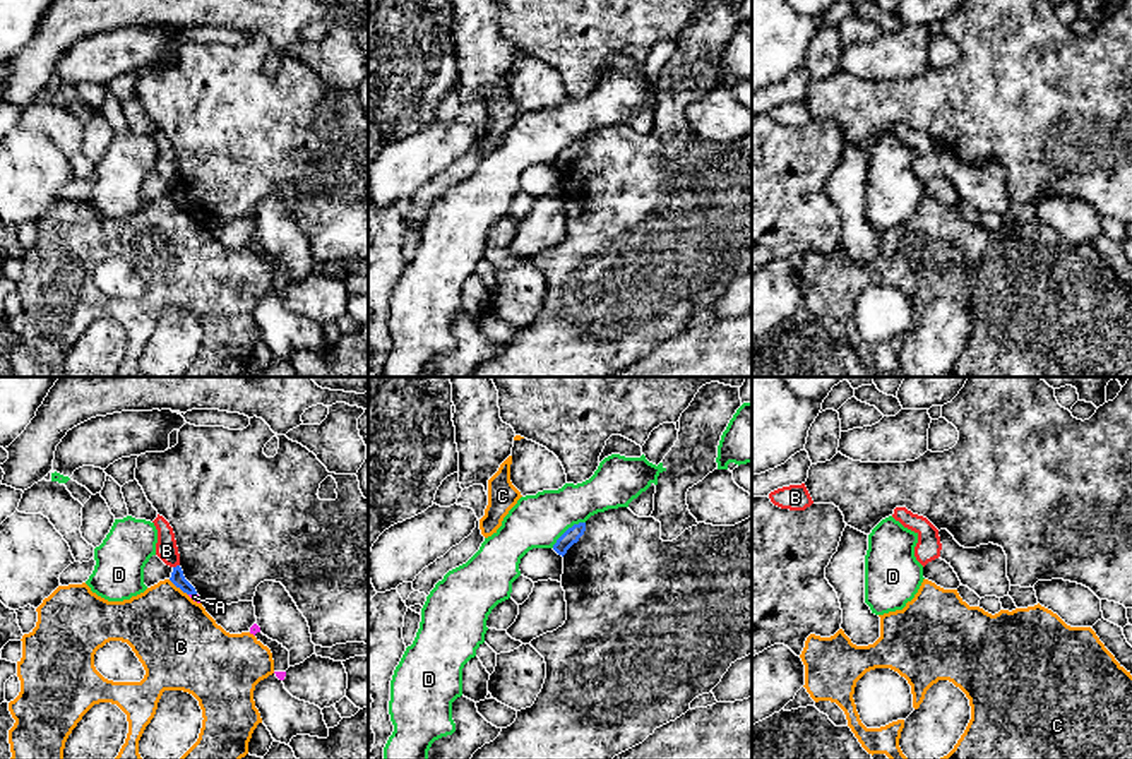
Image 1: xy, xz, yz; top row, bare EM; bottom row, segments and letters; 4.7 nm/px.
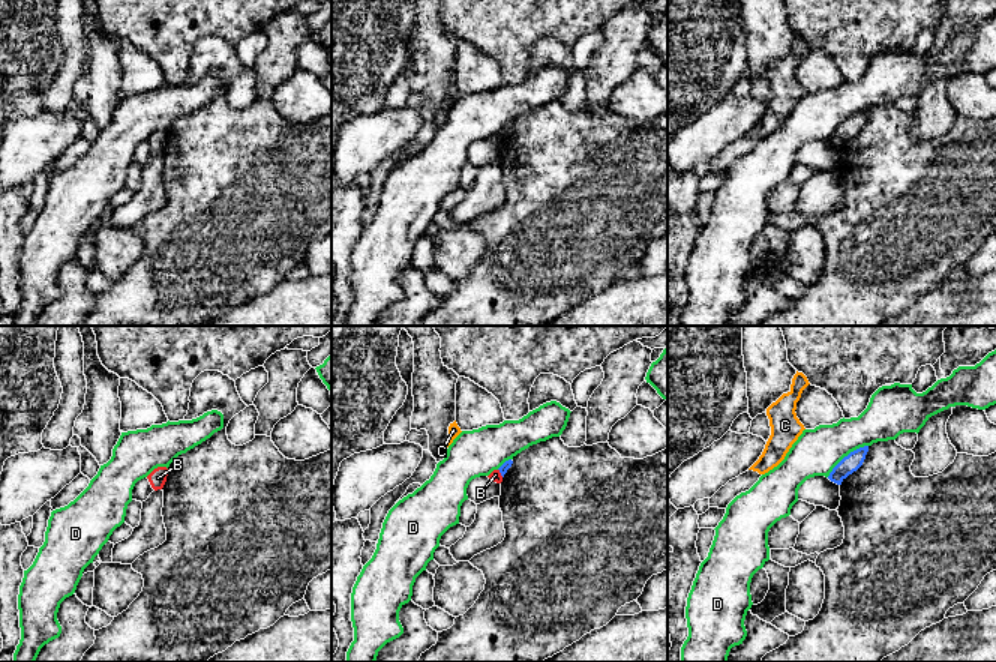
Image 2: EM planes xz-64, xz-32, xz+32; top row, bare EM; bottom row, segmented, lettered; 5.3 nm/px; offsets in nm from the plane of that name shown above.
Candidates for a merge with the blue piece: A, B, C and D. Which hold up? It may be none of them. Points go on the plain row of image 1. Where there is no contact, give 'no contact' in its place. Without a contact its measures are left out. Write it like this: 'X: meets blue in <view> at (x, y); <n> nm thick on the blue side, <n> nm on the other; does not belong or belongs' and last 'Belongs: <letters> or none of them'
A: meets blue in xy at (192, 209); 70 nm thick on the blue side, 30 nm on the other; does not belong
B: meets blue in xy at (177, 182); 70 nm thick on the blue side, 100 nm on the other; does not belong
C: meets blue in xy at (178, 203); 70 nm thick on the blue side, 400 nm on the other; does not belong
D: meets blue in xz at (567, 146); 70 nm thick on the blue side, 260 nm on the other; does not belong
Belongs: none of them

